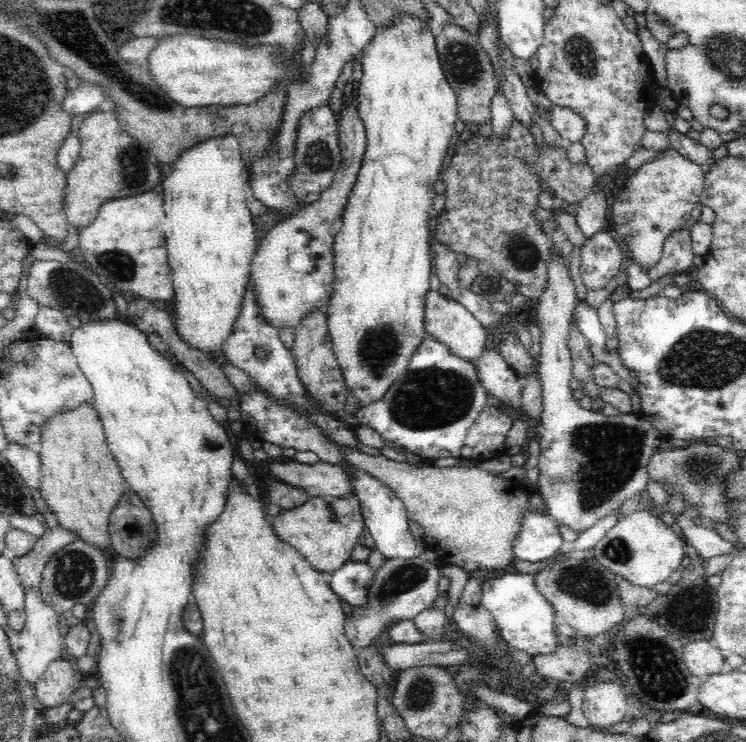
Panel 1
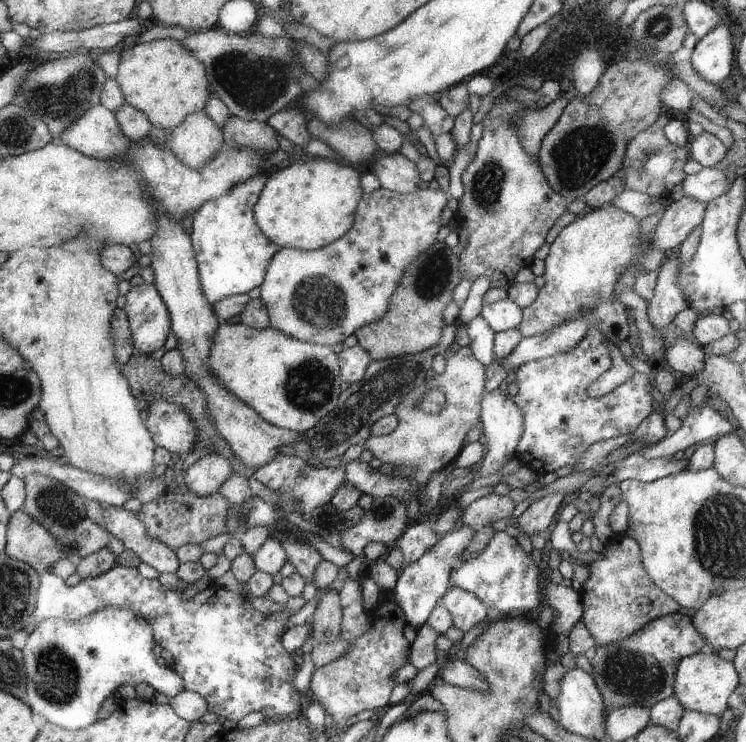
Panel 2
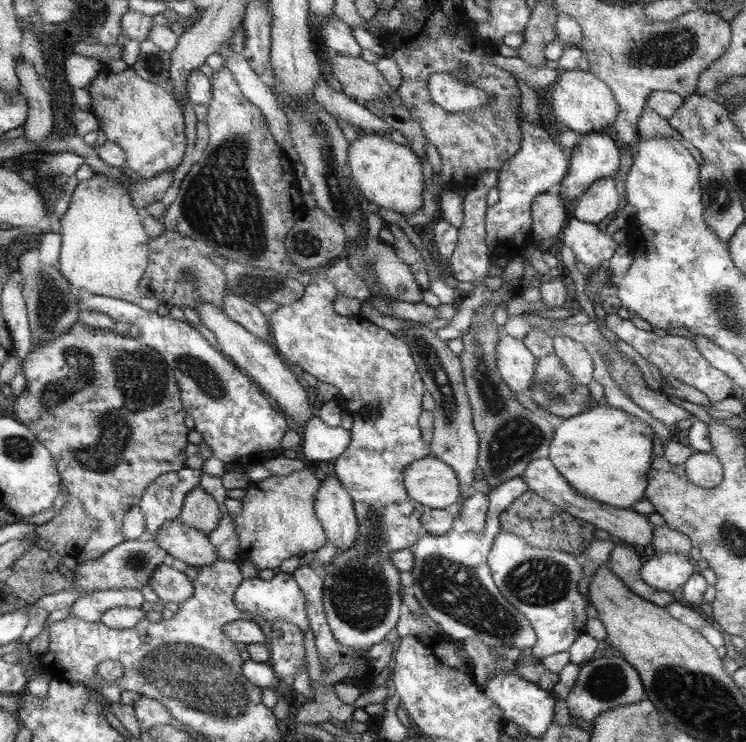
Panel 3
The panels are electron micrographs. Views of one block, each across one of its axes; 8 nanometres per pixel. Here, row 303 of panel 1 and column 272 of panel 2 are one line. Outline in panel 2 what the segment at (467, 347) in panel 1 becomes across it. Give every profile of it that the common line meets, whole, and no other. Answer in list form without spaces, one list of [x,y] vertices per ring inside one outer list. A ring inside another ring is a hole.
[[[161,216],[155,224],[159,230],[157,234],[149,240],[153,250],[151,250],[151,270],[153,270],[153,286],[157,288],[157,292],[161,294],[161,298],[165,300],[167,304],[167,310],[171,314],[171,326],[173,326],[173,336],[177,338],[177,348],[181,352],[181,358],[183,358],[183,364],[185,364],[185,376],[189,380],[193,380],[197,384],[197,388],[203,392],[205,400],[207,400],[207,410],[213,418],[213,424],[217,428],[217,434],[227,442],[227,448],[237,456],[237,460],[241,464],[245,464],[245,468],[251,468],[251,470],[259,470],[263,468],[265,464],[269,464],[275,456],[277,456],[277,448],[281,444],[289,444],[293,440],[307,440],[307,436],[297,436],[289,430],[283,430],[283,428],[277,428],[273,424],[269,424],[267,420],[263,420],[251,406],[247,406],[241,398],[237,398],[231,390],[225,388],[225,384],[211,372],[209,368],[209,358],[211,358],[211,348],[213,348],[213,342],[215,342],[215,332],[217,328],[221,326],[221,320],[217,318],[215,310],[213,310],[213,304],[207,302],[207,296],[203,292],[203,284],[201,284],[201,276],[199,276],[199,268],[197,268],[197,260],[195,260],[195,250],[191,246],[191,238],[183,232],[181,224],[177,220],[171,220],[167,216]]]

